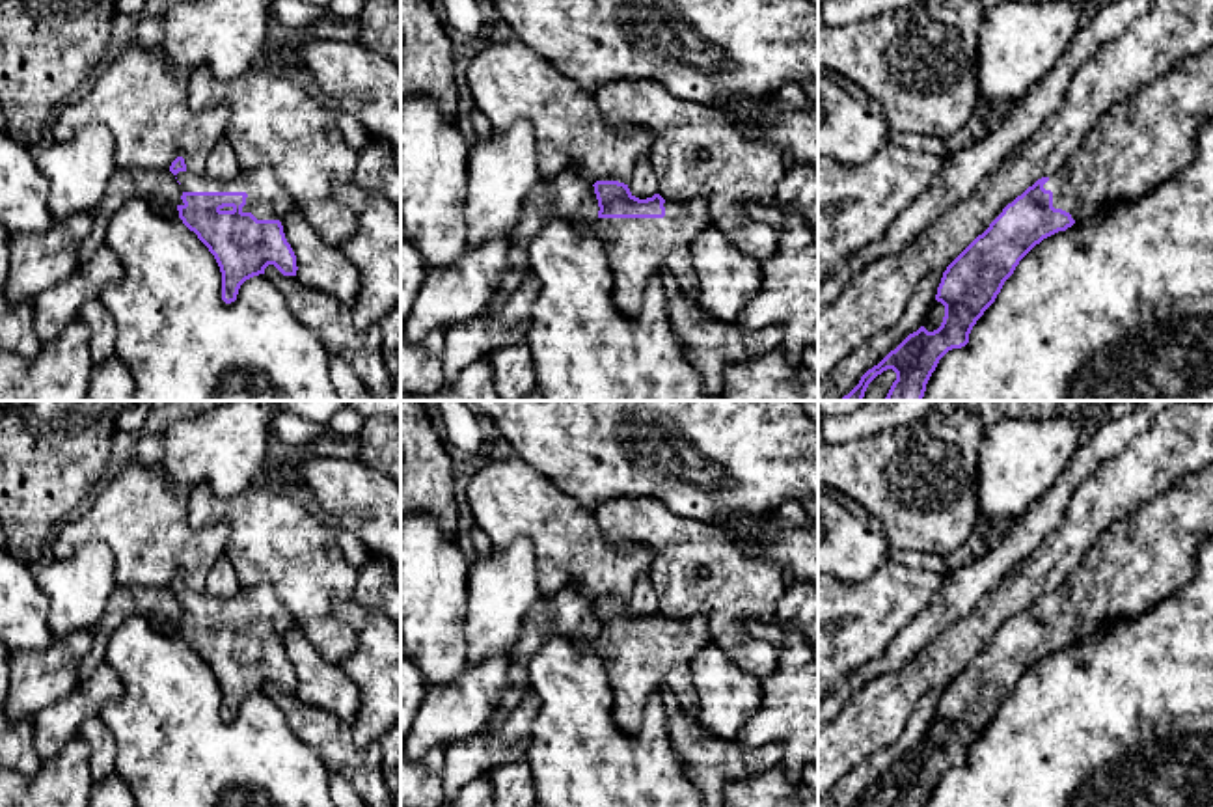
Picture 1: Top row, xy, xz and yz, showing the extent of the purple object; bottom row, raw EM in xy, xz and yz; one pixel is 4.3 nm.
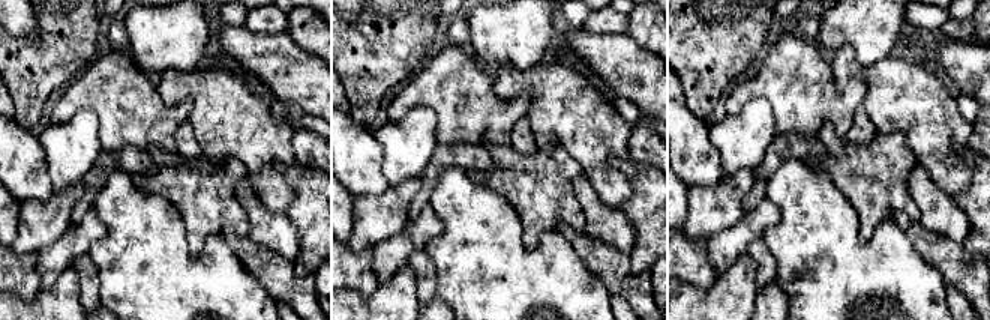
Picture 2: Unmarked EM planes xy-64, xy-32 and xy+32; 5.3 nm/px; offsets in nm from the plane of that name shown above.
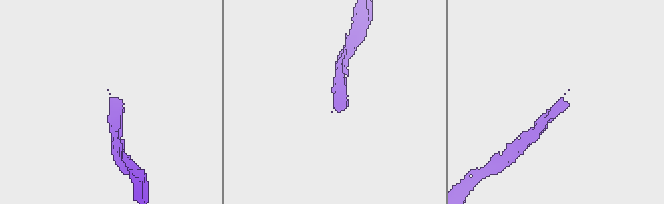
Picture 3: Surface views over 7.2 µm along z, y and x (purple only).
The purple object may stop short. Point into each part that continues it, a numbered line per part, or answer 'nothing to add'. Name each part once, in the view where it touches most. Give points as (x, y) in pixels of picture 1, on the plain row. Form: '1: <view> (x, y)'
1: xy (267, 617)

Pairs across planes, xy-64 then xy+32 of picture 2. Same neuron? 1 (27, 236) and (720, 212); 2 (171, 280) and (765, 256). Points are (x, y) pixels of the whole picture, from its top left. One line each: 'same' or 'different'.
1: same
2: different

